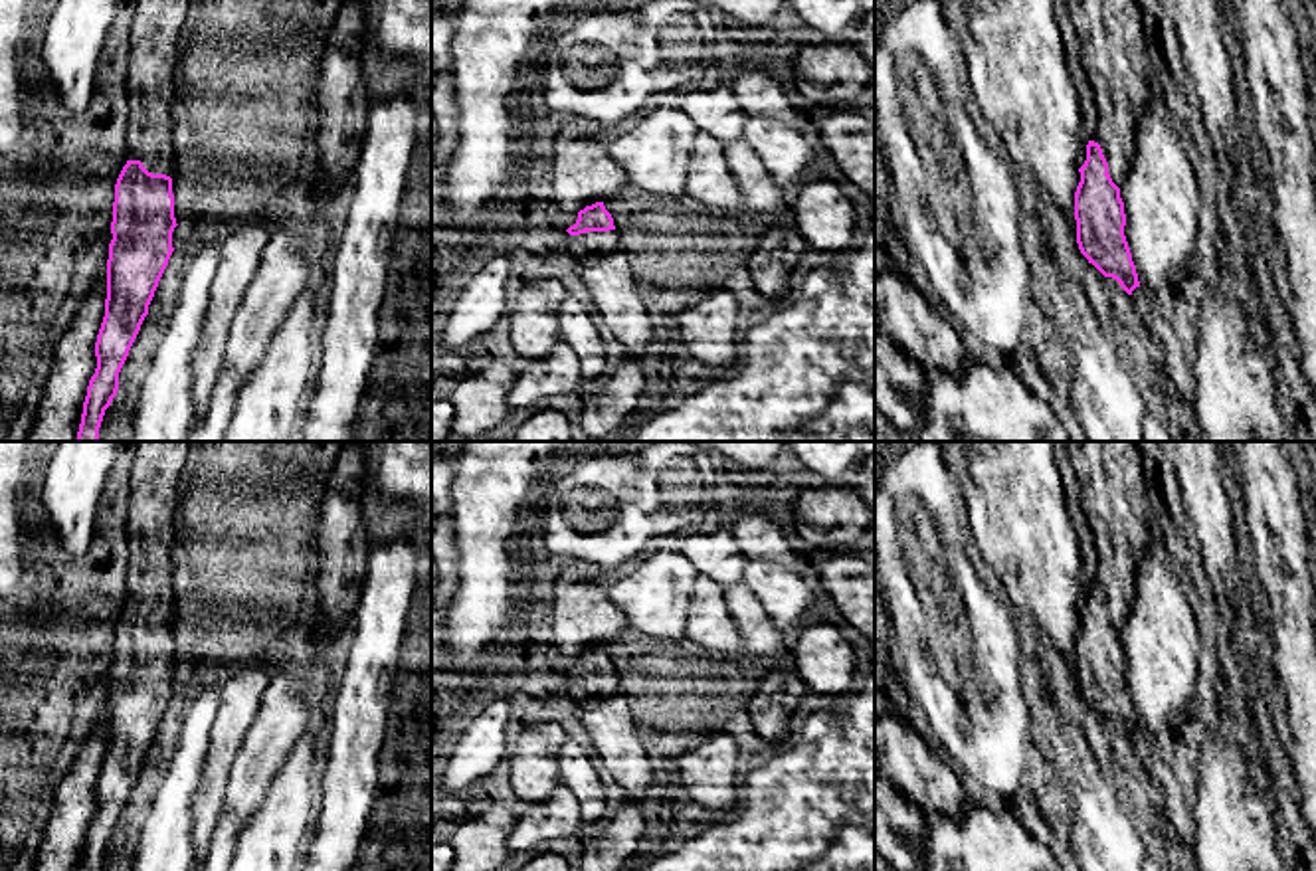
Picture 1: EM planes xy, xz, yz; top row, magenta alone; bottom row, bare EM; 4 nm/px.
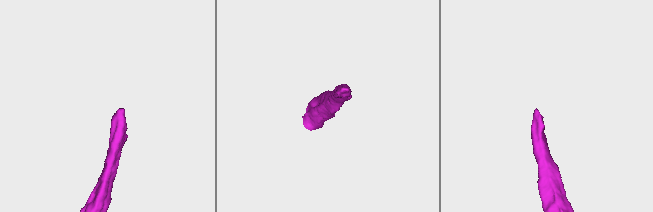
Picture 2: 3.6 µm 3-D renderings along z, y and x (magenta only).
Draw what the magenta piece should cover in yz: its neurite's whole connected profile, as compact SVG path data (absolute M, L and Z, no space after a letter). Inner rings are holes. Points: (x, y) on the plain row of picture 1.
M1136 441L1065 443L1098 556L1096 578L1088 584L1086 604L1079 612L1081 626L1075 635L1077 687L1088 707L1104 721L1116 723L1120 730L1132 738L1132 734L1140 730L1140 725L1124 679L1126 657L1120 629L1134 602L1140 562L1154 538L1142 455Z

